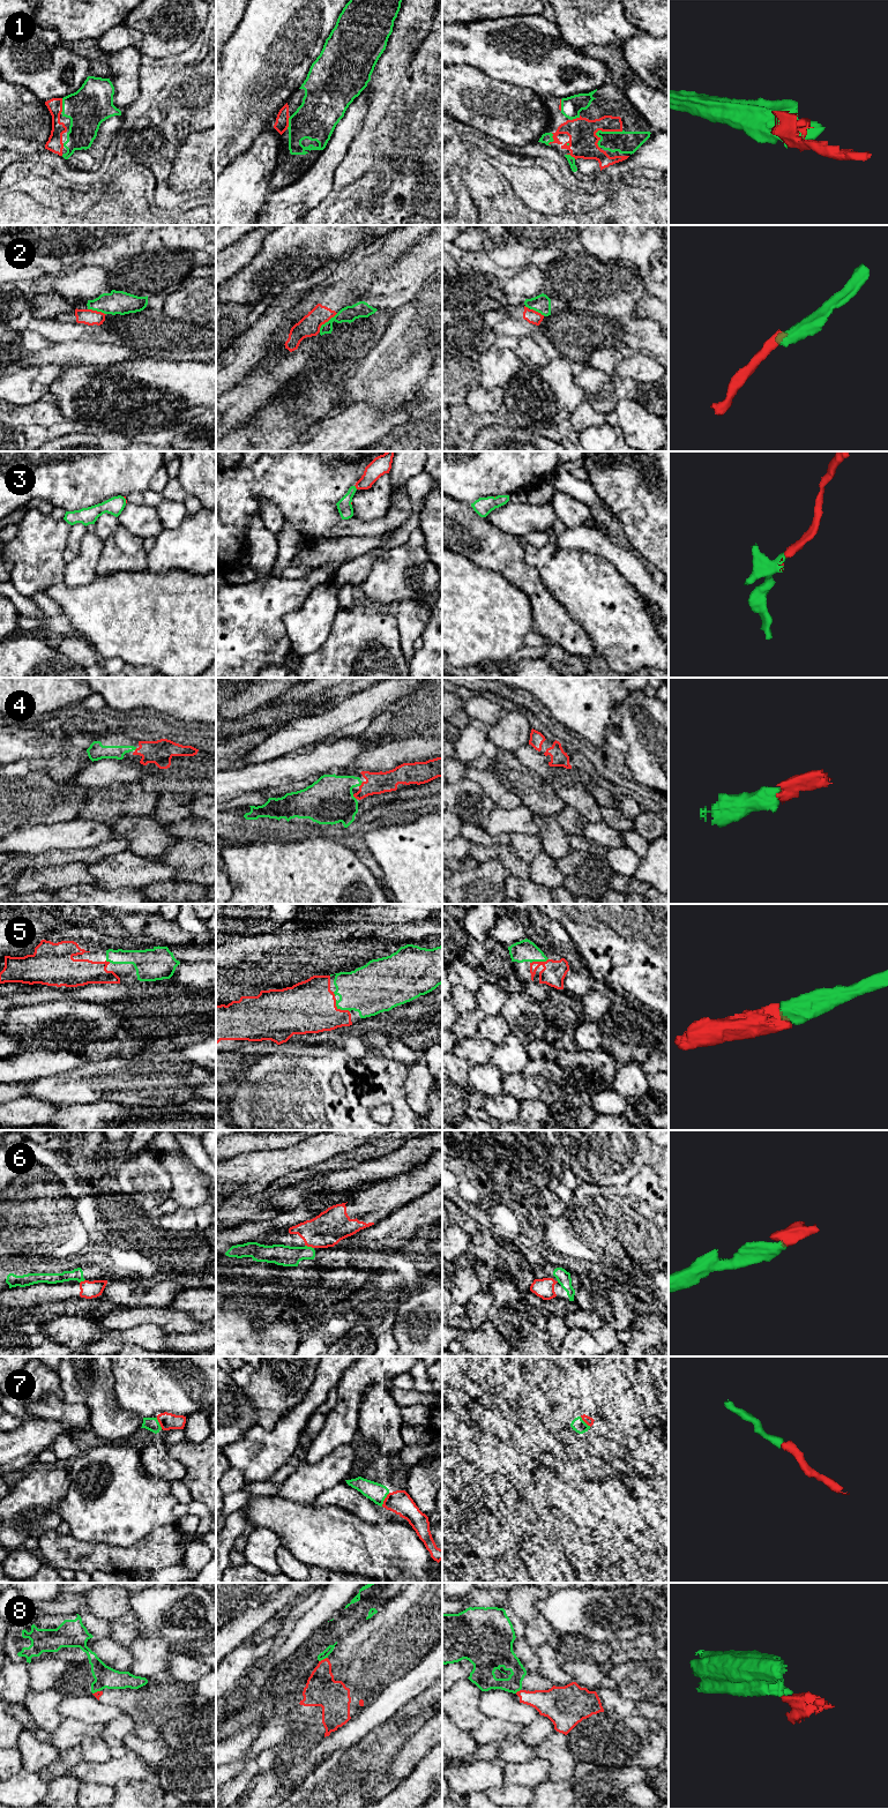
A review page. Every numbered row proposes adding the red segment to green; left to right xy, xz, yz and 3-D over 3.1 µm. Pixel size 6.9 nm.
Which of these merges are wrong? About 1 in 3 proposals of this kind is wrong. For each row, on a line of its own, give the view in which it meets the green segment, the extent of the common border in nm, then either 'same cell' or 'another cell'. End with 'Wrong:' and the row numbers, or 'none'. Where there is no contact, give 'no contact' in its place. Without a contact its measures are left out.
1: contact in yz; length 220 nm; same cell
2: contact in xz; length 190 nm; another cell
3: contact in xz; length 40 nm; same cell
4: contact in xz; length 50 nm; same cell
5: contact in xz; length 130 nm; same cell
6: contact in xz; length 70 nm; same cell
7: contact in xz; length 110 nm; same cell
8: contact in xz; length 70 nm; another cell
Wrong: 2, 8

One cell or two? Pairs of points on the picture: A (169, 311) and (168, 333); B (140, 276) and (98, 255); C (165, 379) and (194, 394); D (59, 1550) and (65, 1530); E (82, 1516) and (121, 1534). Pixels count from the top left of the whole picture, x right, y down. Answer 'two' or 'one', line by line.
A: two
B: one
C: one
D: two
E: one

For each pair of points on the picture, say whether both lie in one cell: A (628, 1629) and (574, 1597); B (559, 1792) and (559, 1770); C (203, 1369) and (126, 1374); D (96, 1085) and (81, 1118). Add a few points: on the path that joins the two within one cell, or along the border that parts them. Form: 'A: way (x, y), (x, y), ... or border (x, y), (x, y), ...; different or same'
A: way (614, 1615), (595, 1614), (588, 1611); same
B: border (566, 1780), (558, 1783); different
C: way (184, 1369), (156, 1369), (151, 1374), (146, 1374); same
D: border (113, 1101), (60, 1105); different

